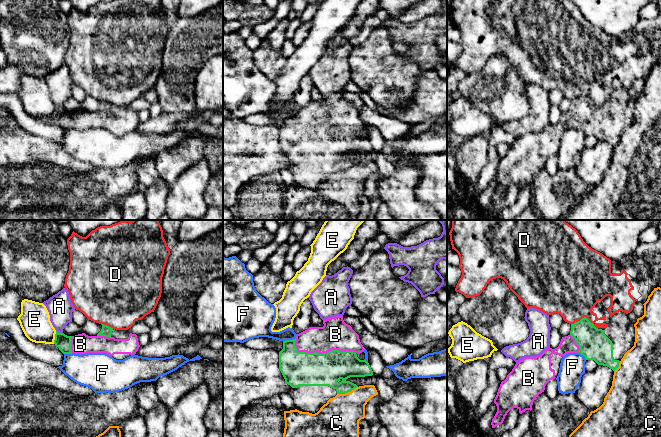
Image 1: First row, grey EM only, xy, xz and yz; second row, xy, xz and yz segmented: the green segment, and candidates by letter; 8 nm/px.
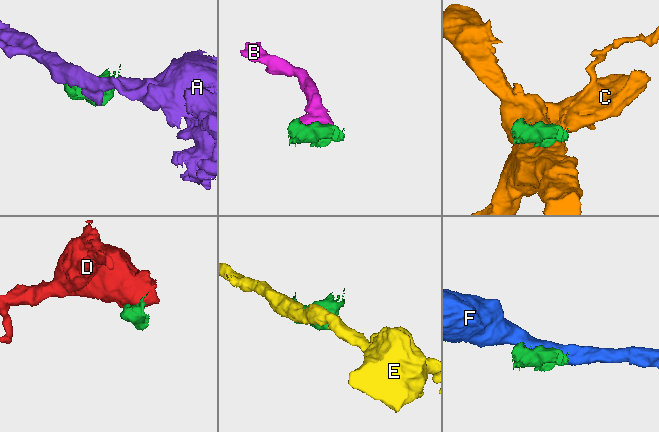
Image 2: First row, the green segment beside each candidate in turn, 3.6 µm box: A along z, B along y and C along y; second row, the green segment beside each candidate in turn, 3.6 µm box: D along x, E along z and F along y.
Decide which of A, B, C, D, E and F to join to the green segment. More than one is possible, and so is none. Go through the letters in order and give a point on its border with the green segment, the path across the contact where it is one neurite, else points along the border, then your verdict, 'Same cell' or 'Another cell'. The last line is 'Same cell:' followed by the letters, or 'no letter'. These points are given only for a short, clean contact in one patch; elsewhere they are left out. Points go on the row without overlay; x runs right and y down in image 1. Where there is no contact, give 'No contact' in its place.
A: Touches green at xy (58, 108). Boundary: xy (56, 106), (62, 109). Another cell
B: Touches green at xz (323, 129). Same cell
C: Touches green at xz (347, 168). Boundary: xz (357, 162), (350, 167), (337, 170). Another cell
D: Touches green at yz (584, 93). Another cell
E: Touches green at xy (55, 113). Boundary: xy (56, 107), (53, 119). Another cell
F: Touches green at xz (289, 116). Another cell
Same cell: B

